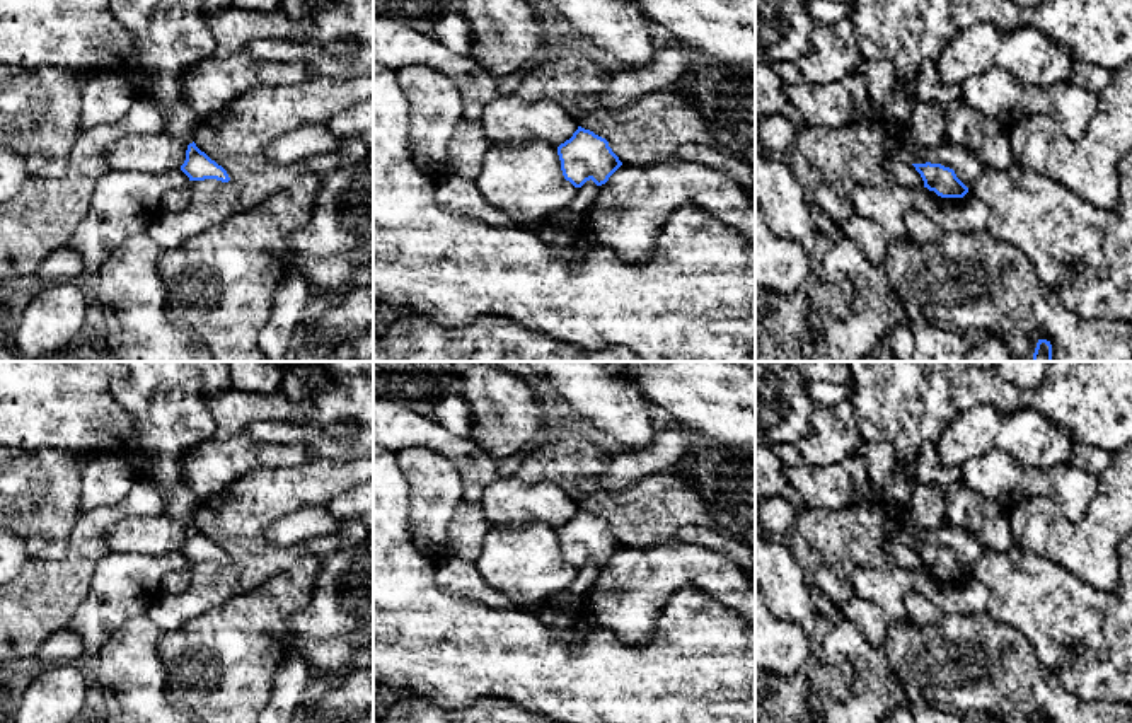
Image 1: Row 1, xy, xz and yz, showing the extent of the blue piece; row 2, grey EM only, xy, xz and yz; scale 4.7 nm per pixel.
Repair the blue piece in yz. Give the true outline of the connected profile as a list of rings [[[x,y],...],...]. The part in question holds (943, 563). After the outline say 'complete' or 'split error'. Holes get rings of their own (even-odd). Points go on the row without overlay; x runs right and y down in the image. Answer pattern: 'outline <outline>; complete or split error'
outline [[[912,546],[924,563],[924,570],[941,580],[963,580],[968,570],[956,559],[955,552],[941,546]]]; complete

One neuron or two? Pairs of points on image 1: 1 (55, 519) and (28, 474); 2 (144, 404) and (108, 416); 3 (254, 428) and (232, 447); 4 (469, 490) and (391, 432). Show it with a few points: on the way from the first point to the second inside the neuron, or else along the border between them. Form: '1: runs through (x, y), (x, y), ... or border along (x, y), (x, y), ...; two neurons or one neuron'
1: runs through (45, 508), (28, 485); one neuron
2: border along (111, 379), (111, 396), (128, 415), (138, 449); two neurons
3: border along (246, 430), (259, 440), (275, 444); two neurons
4: runs through (466, 464), (445, 444), (416, 432); one neuron

